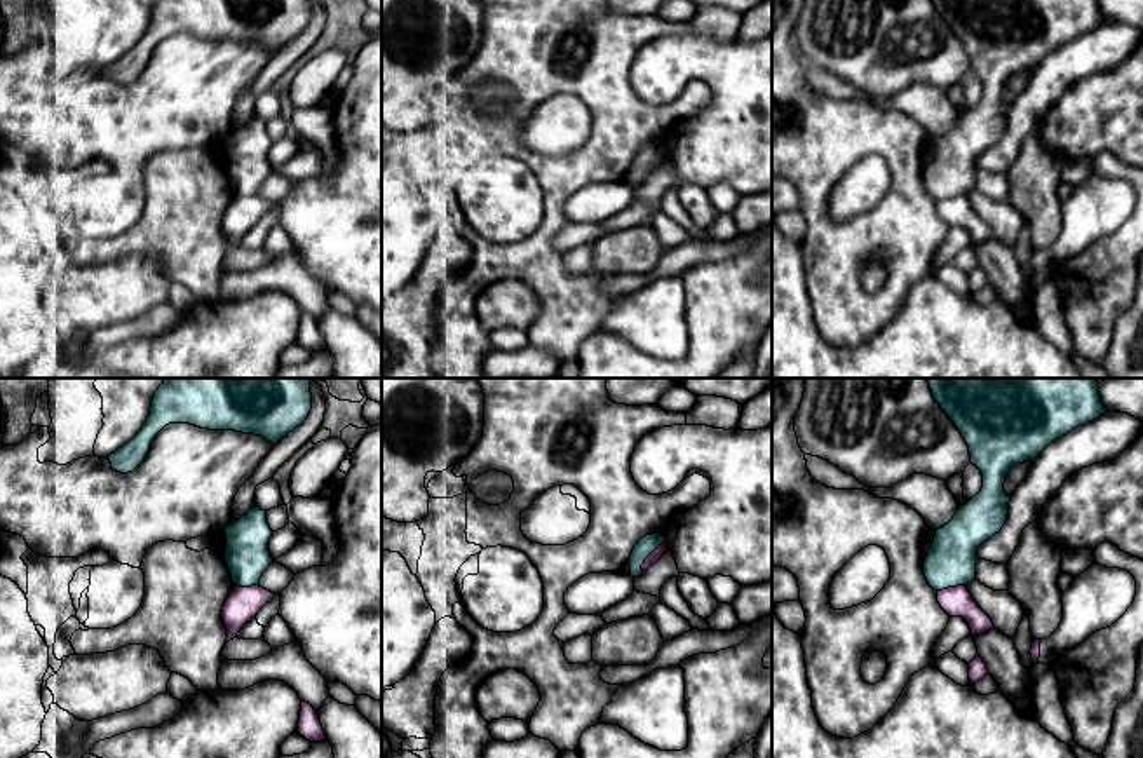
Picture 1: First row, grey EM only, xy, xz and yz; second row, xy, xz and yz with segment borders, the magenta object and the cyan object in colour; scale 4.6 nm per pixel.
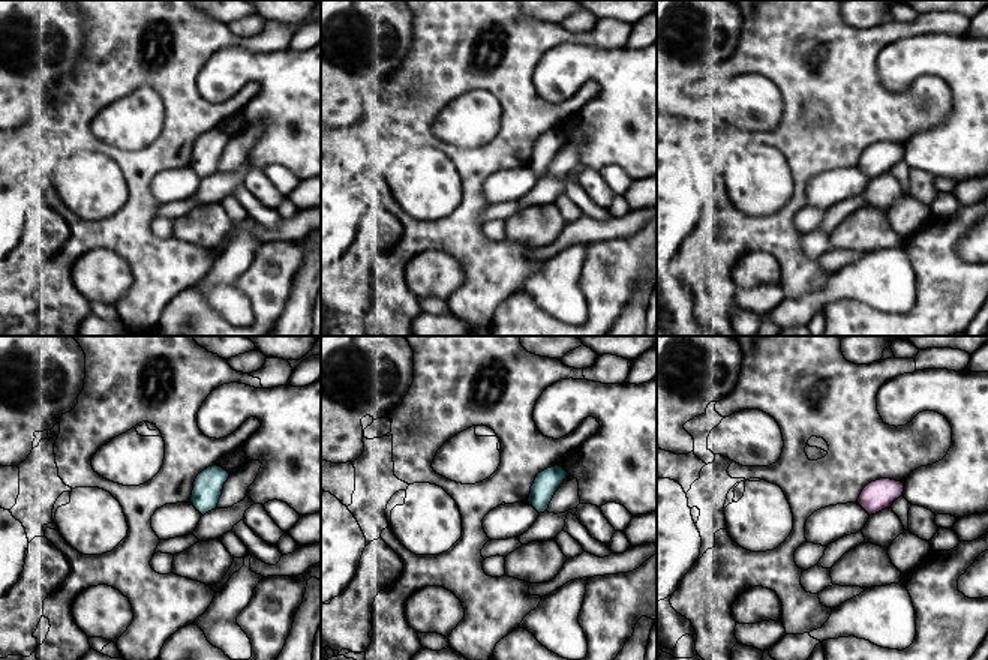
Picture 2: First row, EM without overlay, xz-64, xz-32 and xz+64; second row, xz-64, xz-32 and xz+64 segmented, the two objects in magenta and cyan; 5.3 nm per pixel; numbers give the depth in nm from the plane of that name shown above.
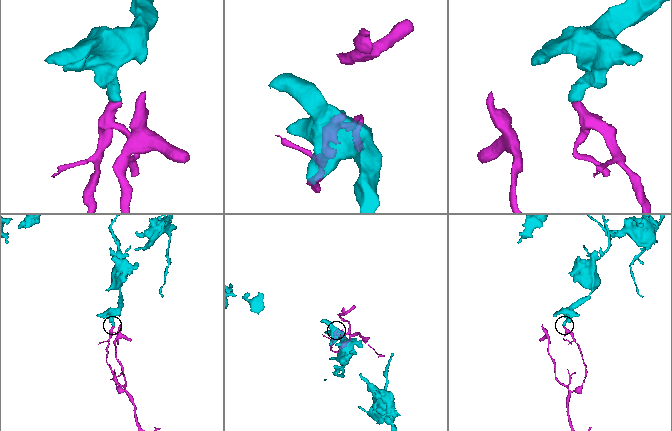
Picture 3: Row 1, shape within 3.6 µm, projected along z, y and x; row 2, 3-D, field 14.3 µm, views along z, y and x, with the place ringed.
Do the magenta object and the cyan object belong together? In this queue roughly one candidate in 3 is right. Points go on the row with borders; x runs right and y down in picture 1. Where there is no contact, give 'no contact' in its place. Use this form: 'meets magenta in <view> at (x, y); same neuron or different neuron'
meets magenta in xz at (649, 556); different neuron

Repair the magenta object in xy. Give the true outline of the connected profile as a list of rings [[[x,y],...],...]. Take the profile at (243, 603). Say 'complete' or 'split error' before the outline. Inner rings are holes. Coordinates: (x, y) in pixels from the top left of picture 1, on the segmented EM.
complete; [[[235,585],[233,591],[225,599],[221,608],[221,619],[227,627],[227,643],[237,638],[240,627],[249,622],[258,612],[274,599],[274,592],[260,587],[240,587]]]

